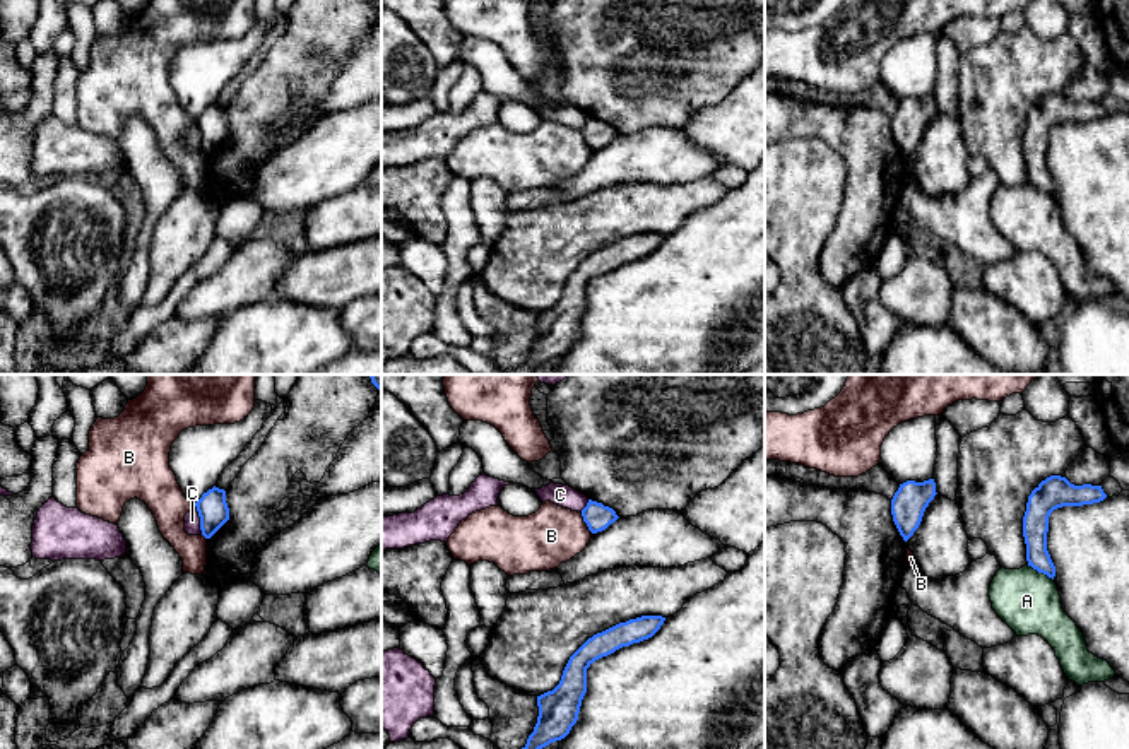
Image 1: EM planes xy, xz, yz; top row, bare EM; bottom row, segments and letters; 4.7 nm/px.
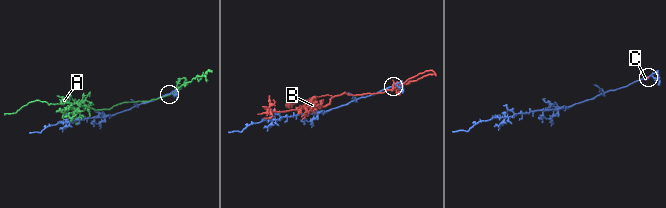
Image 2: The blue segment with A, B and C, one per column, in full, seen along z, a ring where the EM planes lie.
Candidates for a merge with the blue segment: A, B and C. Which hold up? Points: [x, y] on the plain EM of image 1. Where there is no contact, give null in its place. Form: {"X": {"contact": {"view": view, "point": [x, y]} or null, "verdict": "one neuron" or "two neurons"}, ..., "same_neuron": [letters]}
{"A": {"contact": {"view": "yz", "point": [1040, 188]}, "verdict": "two neurons"}, "B": {"contact": {"view": "xz", "point": [585, 139]}, "verdict": "two neurons"}, "C": {"contact": {"view": "xy", "point": [200, 137]}, "verdict": "two neurons"}, "same_neuron": []}

